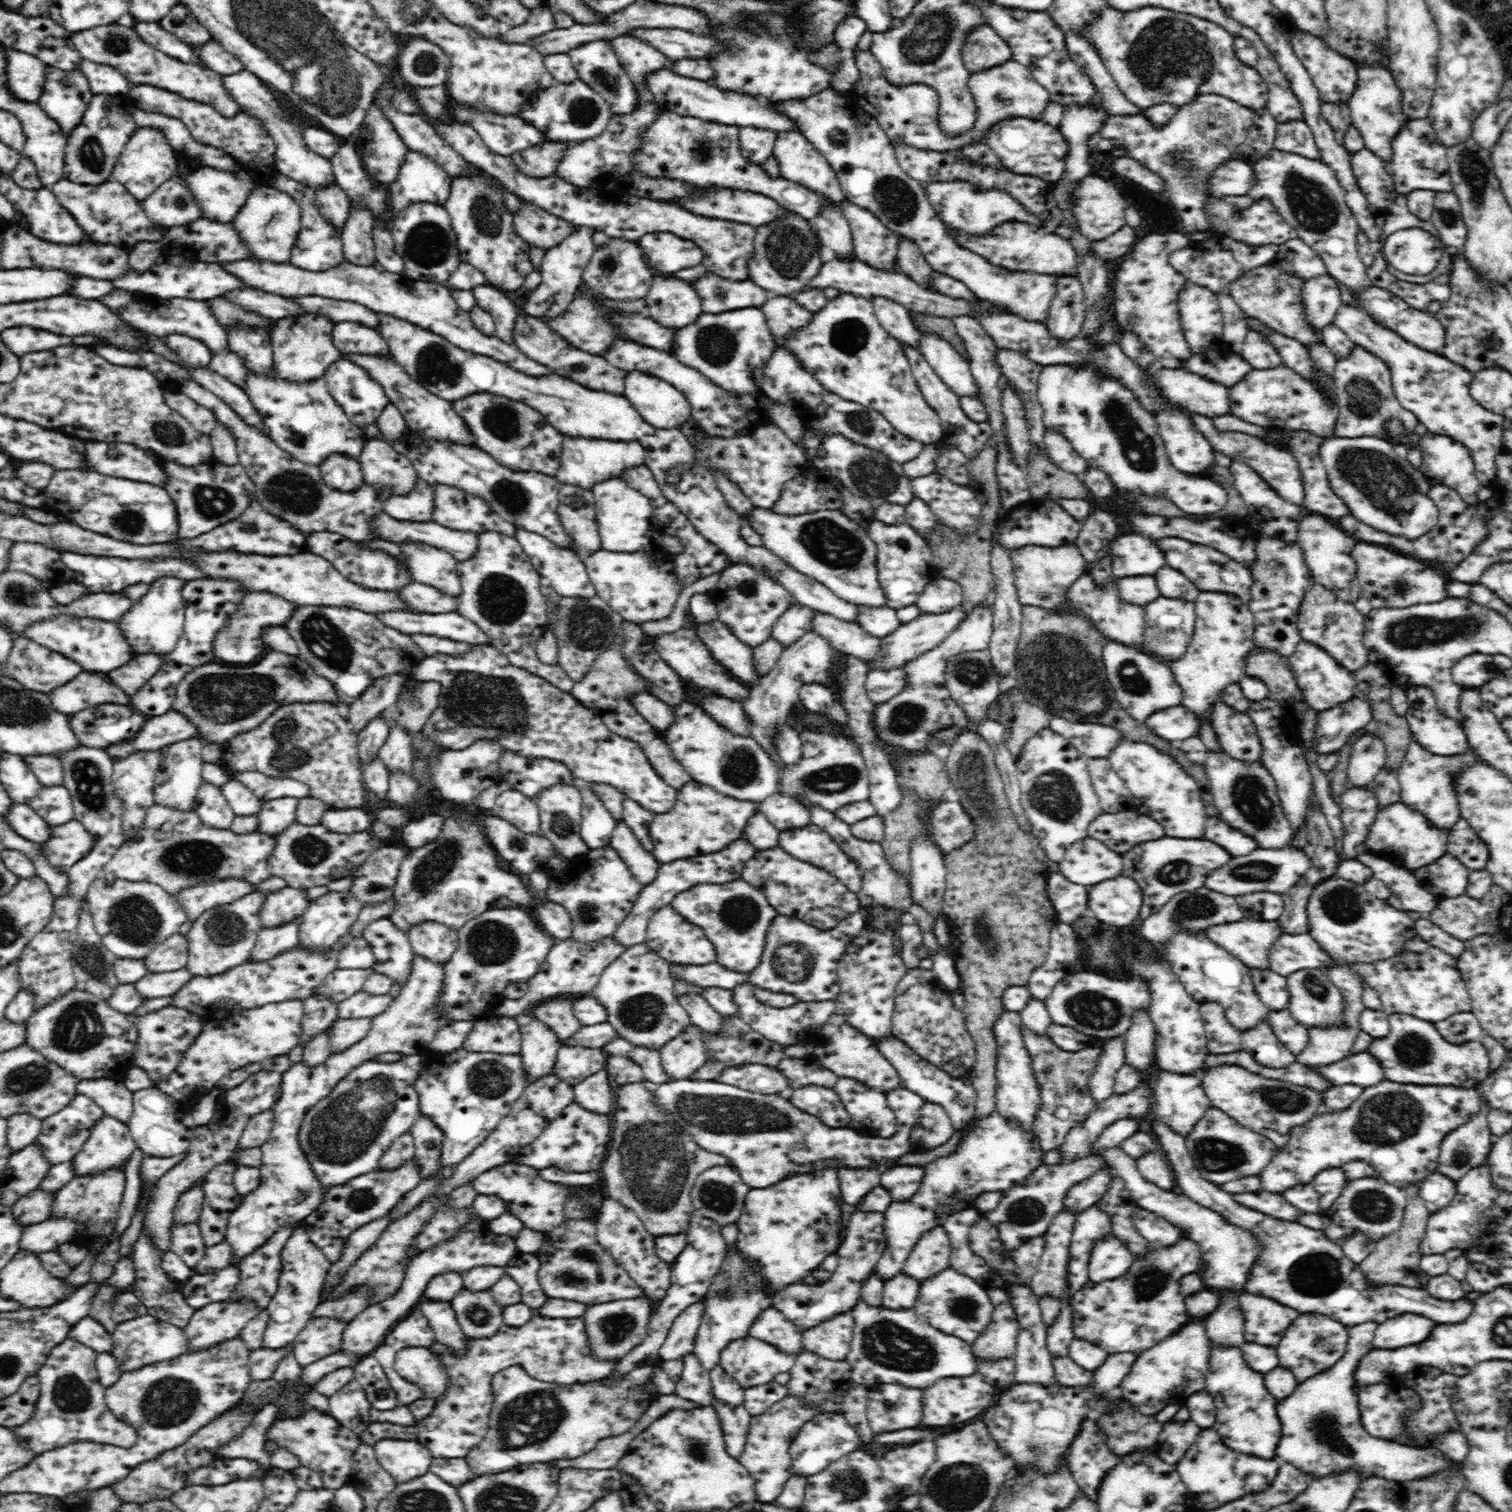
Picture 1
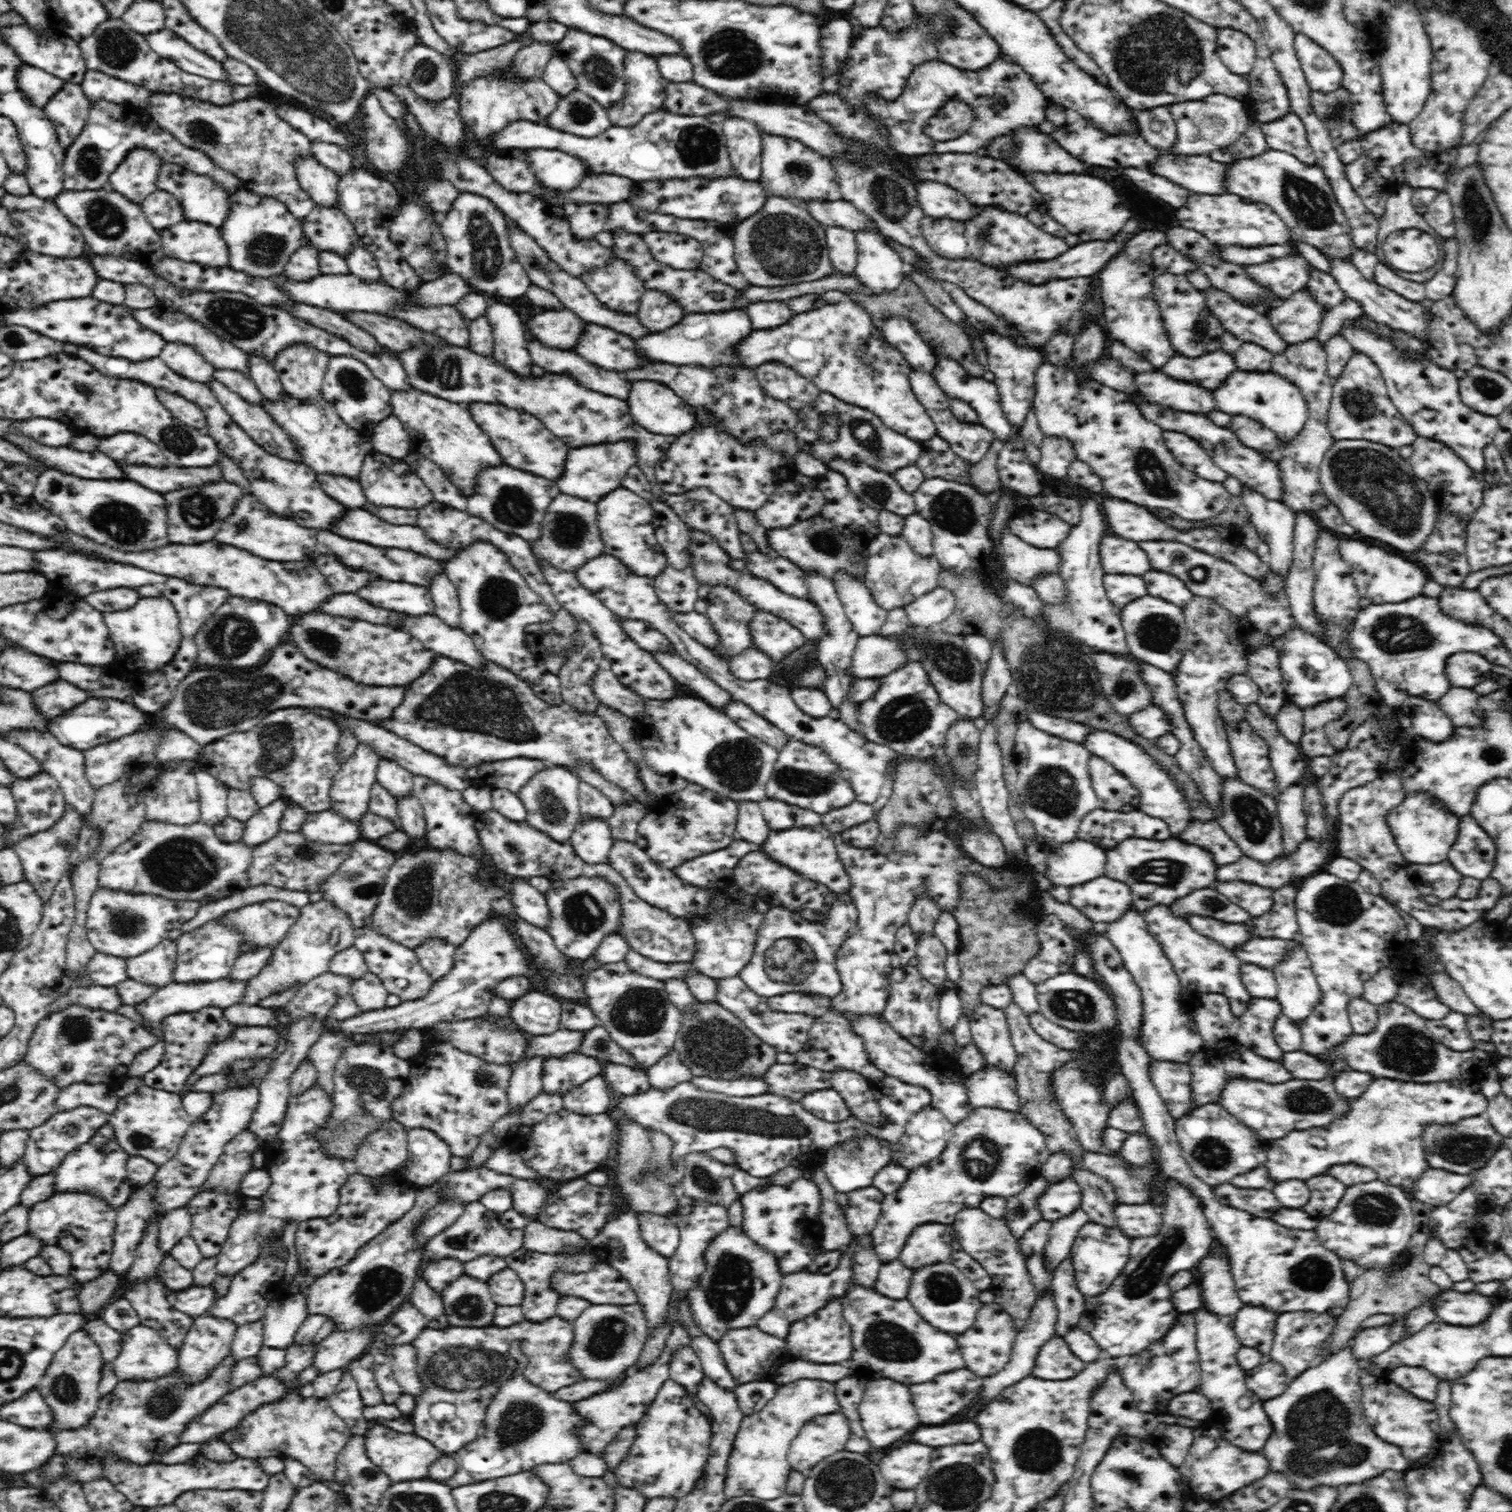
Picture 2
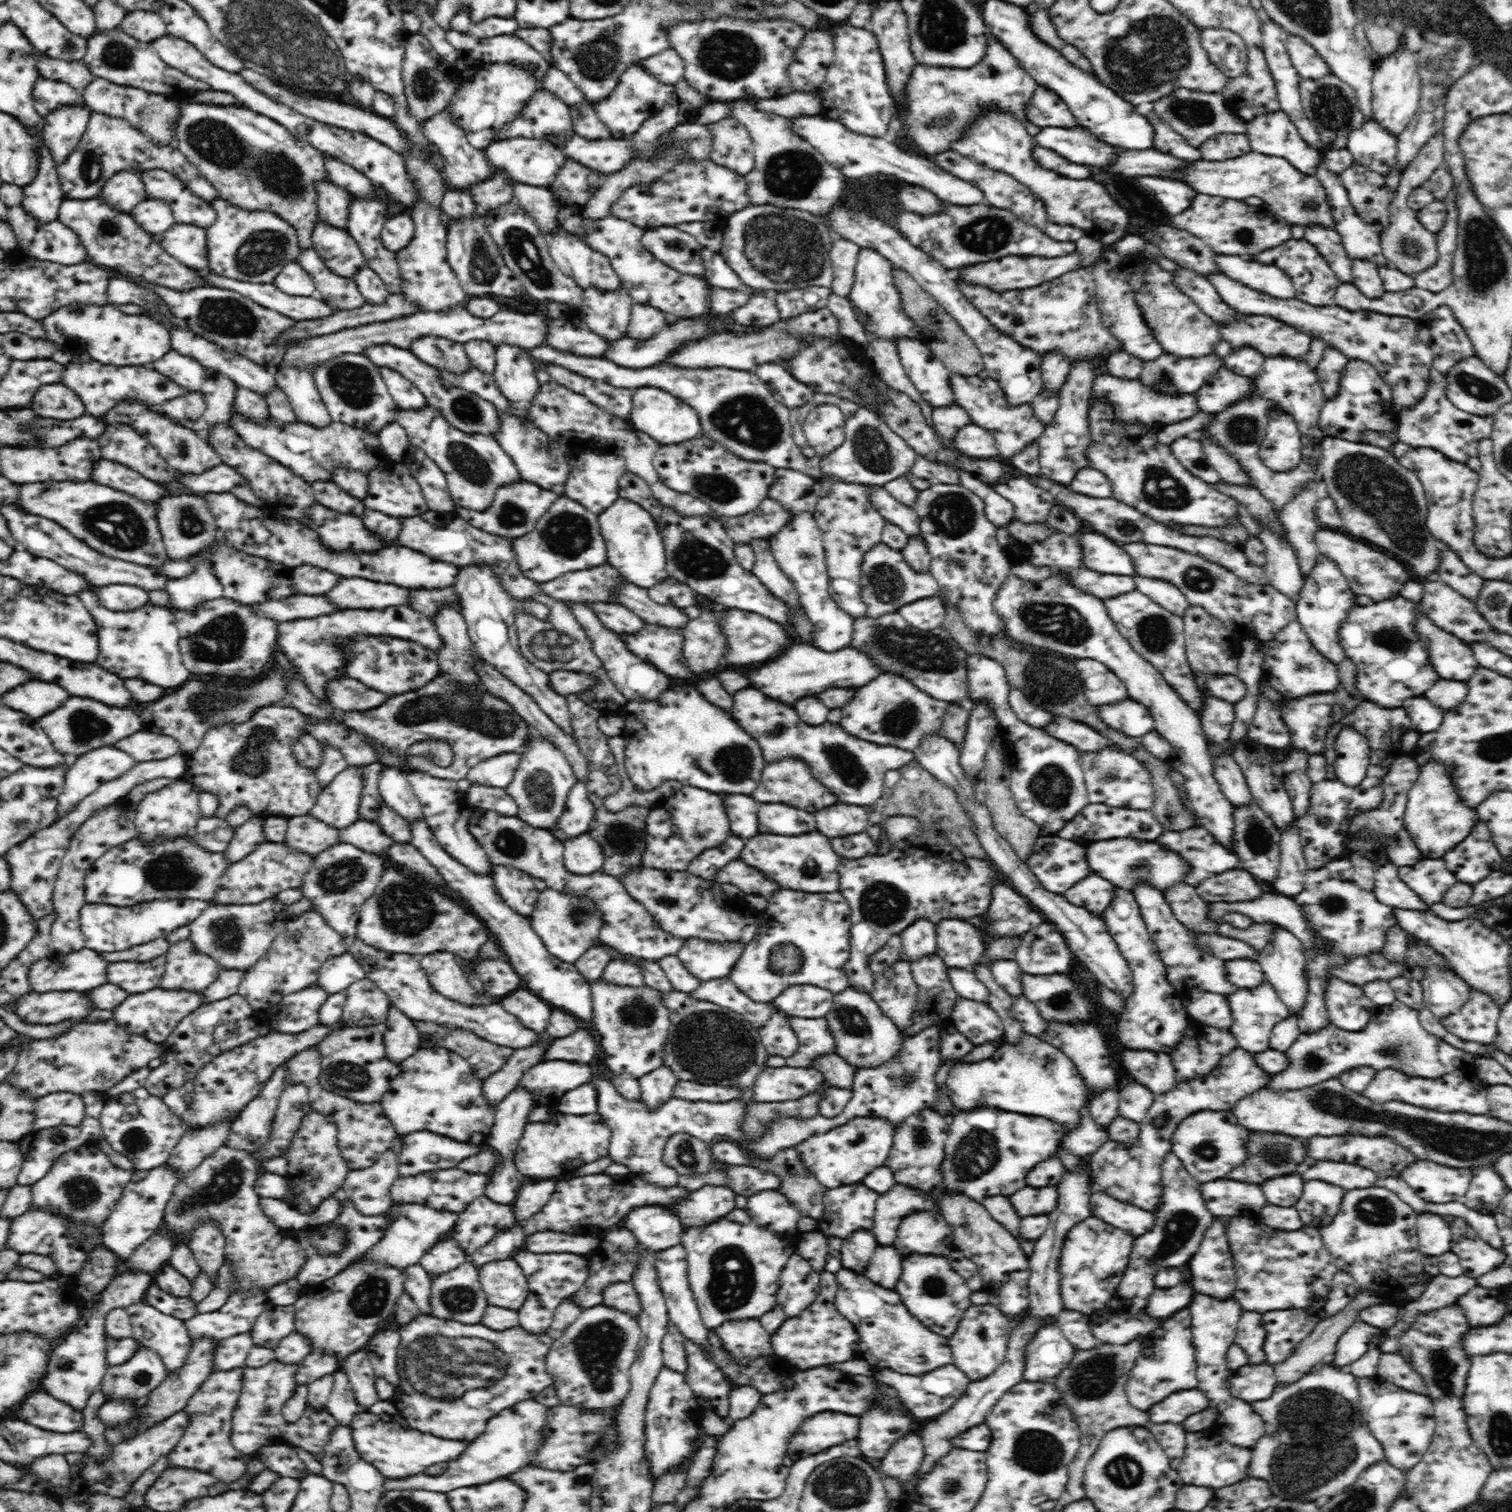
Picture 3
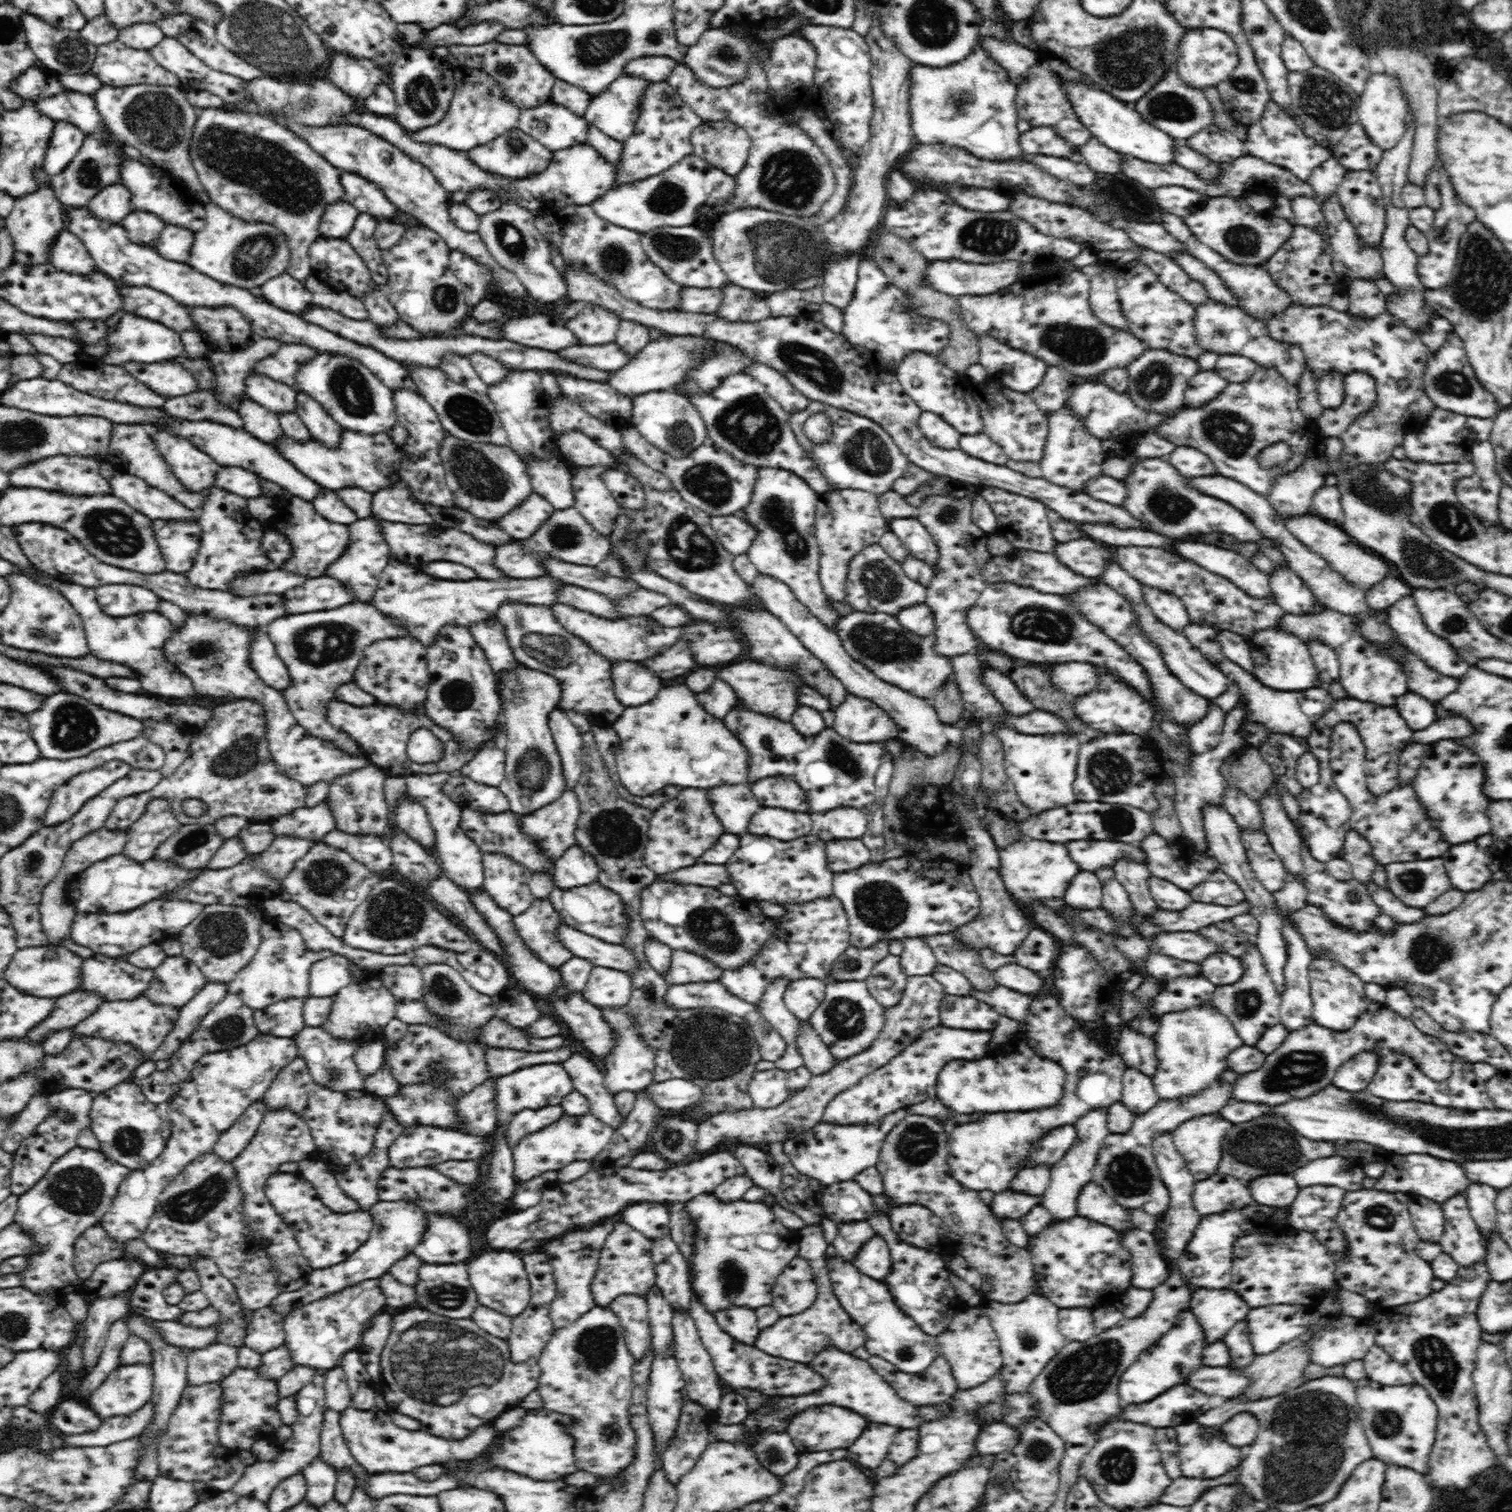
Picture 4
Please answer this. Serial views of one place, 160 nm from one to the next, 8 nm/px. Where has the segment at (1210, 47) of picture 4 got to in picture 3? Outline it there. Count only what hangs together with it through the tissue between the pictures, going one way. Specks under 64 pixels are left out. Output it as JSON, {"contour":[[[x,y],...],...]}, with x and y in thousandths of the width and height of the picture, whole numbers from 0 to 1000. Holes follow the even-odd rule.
{"contour":[[[808,19],[793,19],[794,30],[800,40],[807,46],[812,52],[822,49],[825,42],[825,32],[819,22]]]}

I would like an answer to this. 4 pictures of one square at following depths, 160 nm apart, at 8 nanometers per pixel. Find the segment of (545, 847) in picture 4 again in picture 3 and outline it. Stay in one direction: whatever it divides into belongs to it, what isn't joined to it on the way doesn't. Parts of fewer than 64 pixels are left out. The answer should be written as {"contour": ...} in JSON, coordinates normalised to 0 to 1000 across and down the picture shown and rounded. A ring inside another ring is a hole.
{"contour":[[[384,517],[377,522],[374,528],[374,536],[368,541],[367,546],[363,548],[369,555],[374,556],[385,550],[388,550],[394,536],[389,528],[389,522]]]}

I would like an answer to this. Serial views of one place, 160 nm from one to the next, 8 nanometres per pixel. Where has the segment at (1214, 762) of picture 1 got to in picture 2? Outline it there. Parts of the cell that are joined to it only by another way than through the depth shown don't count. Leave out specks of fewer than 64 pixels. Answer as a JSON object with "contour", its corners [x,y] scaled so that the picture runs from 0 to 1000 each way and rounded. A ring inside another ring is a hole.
{"contour":[[[809,515],[808,529],[807,534],[804,536],[804,541],[808,545],[810,550],[820,560],[823,566],[837,571],[849,565],[848,546],[844,528],[827,521],[821,515]]]}

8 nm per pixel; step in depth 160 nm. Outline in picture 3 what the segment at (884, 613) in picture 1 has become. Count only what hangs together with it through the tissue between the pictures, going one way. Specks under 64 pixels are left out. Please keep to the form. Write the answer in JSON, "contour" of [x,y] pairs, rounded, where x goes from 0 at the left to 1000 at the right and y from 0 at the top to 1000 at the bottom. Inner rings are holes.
{"contour":[[[550,316],[550,321],[542,323],[538,343],[544,351],[543,359],[546,365],[546,372],[549,383],[549,394],[552,398],[563,409],[573,407],[573,401],[569,395],[569,380],[571,366],[583,358],[585,343],[575,331],[575,323],[573,321],[557,319]]]}

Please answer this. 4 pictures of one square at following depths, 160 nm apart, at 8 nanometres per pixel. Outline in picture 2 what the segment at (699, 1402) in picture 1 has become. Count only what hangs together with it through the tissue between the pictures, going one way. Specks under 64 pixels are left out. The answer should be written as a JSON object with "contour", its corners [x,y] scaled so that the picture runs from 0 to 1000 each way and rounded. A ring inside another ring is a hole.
{"contour":[[[450,891],[445,894],[442,902],[443,912],[454,917],[456,923],[461,924],[461,915],[466,913],[464,899],[458,892]]]}

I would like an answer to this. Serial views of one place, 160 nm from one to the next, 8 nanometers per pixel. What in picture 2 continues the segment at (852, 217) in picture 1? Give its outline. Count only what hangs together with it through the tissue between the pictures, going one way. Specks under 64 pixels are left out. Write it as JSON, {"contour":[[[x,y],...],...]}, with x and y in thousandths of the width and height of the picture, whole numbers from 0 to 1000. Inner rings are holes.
{"contour":[[[568,153],[565,155],[567,161],[565,183],[571,188],[574,195],[590,193],[599,181],[596,169],[582,153]]]}

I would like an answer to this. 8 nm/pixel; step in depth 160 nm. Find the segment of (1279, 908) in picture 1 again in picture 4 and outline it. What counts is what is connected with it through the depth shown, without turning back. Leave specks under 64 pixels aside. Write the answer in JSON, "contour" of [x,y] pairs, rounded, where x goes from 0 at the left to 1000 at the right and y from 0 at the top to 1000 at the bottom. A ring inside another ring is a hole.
{"contour":[[[798,582],[786,589],[789,595],[806,599],[816,599],[823,595],[823,591],[817,583],[802,583]]]}

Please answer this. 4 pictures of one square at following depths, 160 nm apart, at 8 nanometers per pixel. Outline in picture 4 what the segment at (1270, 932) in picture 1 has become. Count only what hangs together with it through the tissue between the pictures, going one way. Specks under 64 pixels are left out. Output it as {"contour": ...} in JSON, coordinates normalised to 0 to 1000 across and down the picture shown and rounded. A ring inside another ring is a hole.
{"contour":[[[761,579],[760,589],[763,597],[772,603],[783,602],[790,597],[786,589],[779,587],[779,585],[775,585],[773,582]]]}

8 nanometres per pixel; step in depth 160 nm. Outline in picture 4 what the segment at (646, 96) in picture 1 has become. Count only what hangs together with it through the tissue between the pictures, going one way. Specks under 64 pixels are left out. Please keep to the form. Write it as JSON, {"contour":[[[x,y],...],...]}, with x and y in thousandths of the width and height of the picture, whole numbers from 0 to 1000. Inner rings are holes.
{"contour":[[[413,48],[410,52],[406,53],[400,60],[392,63],[386,77],[401,90],[411,95],[419,86],[420,79],[423,77],[424,65],[429,56],[429,53]]]}

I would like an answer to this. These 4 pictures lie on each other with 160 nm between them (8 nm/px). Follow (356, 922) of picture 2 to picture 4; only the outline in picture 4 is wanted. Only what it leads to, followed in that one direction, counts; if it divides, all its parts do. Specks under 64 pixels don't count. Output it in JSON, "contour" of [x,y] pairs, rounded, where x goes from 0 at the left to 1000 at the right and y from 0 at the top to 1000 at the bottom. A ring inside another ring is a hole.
{"contour":[[[212,556],[195,570],[186,585],[187,589],[192,591],[192,596],[200,599],[212,612],[226,620],[234,602],[244,594],[245,589],[252,582],[251,578],[247,578],[242,572],[235,570],[229,563]]]}

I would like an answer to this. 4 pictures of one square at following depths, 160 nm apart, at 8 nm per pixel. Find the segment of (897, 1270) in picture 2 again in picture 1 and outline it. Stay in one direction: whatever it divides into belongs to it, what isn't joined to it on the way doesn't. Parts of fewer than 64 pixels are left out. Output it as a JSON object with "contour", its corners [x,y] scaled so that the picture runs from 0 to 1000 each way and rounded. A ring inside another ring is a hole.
{"contour":[[[598,841],[584,847],[584,863],[589,866],[603,866],[608,856],[608,849]]]}

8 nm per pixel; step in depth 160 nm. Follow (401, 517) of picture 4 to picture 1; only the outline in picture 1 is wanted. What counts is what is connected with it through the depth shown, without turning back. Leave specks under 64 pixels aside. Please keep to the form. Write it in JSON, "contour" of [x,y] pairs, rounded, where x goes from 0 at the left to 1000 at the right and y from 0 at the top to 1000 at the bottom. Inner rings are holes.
{"contour":[[[244,290],[237,303],[240,317],[242,320],[245,320],[249,324],[257,324],[259,327],[269,328],[274,324],[276,315],[275,310],[270,302],[262,299],[259,294],[252,290]]]}

